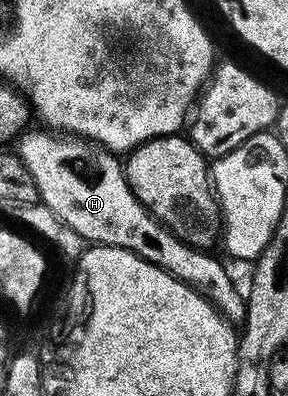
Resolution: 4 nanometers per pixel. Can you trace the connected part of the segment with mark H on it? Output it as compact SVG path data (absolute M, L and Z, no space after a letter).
M28 128L19 135L18 157L36 185L39 201L62 220L85 243L117 246L134 252L142 260L161 266L167 274L197 290L229 323L245 320L245 295L236 291L228 270L207 249L189 246L168 229L134 196L121 159L83 138L65 136L47 128Z

